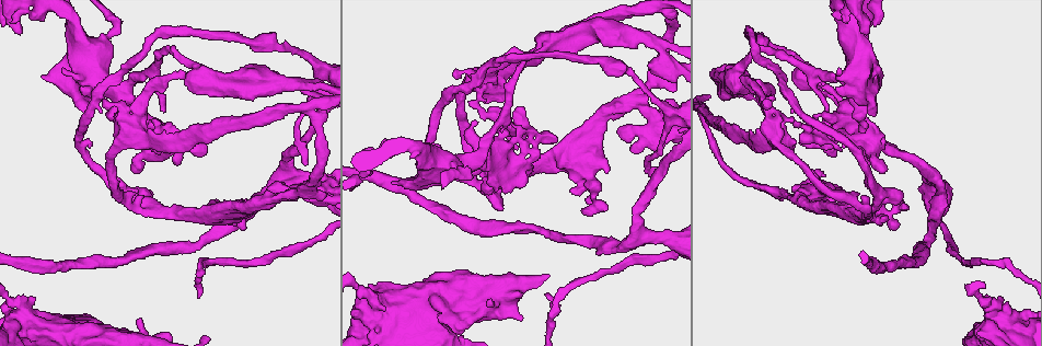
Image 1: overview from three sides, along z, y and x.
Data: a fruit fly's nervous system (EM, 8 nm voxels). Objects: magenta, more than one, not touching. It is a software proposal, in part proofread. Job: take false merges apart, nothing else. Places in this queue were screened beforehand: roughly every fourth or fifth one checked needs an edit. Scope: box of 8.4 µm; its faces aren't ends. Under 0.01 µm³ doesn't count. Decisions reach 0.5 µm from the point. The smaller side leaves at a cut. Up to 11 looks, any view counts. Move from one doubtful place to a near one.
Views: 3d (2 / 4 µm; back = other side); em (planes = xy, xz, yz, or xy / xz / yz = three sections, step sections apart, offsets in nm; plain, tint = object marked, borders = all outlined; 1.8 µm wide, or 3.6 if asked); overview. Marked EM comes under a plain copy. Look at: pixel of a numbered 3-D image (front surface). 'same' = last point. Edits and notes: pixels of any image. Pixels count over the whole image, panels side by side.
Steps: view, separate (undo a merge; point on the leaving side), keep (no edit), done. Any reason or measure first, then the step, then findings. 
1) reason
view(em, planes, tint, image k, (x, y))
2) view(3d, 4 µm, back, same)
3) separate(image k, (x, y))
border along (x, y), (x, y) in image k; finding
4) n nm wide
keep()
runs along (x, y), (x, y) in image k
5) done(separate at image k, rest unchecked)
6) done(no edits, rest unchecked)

looks like a crossing
view(em, 3.6 µm, yz, step 4, tint, image 1, (813, 193))

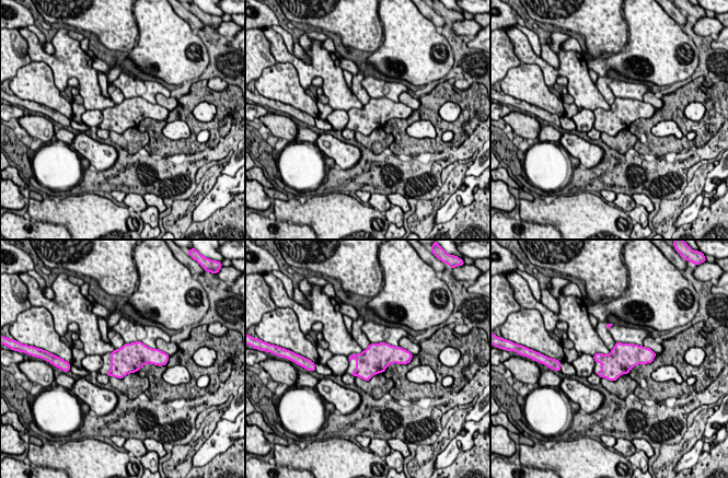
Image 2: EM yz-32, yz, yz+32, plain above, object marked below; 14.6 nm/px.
another direction
view(em, 3.6 µm, planes, tint, same)

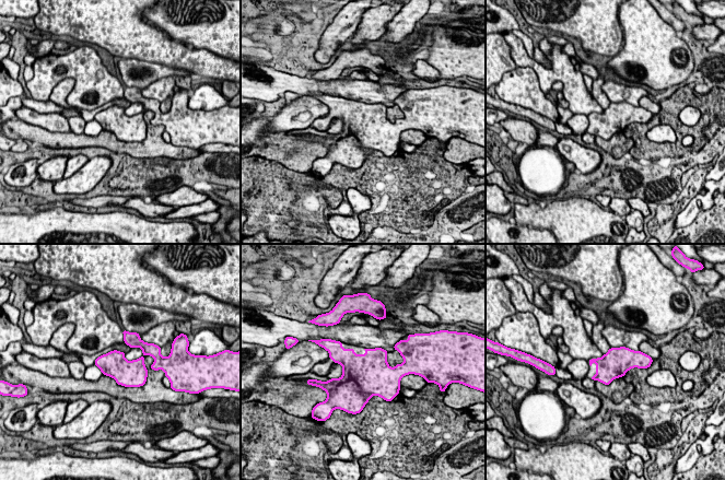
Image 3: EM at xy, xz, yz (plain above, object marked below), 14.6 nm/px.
keep()
one neuron here

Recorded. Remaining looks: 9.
two arms at a narrow angle
view(3d, 2 µm, image 1, (306, 138))

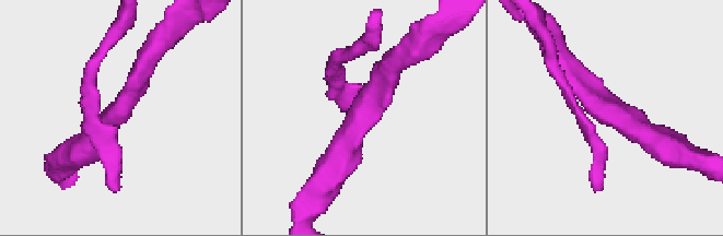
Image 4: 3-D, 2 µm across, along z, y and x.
view(em, xz, step 8, tint, image 4, (619, 117))

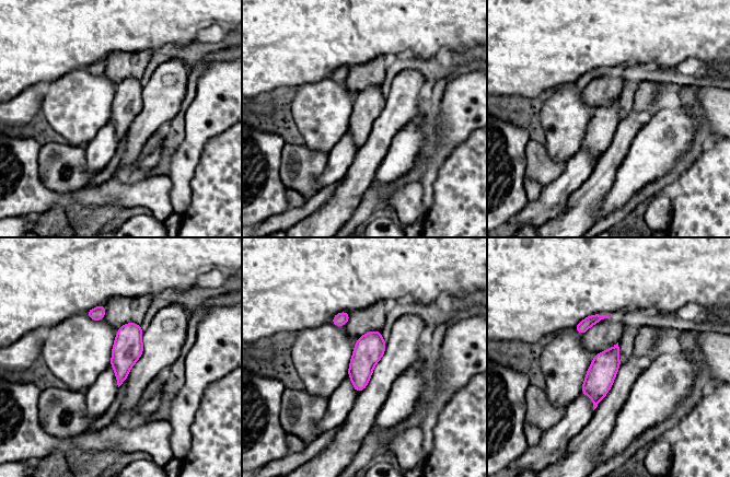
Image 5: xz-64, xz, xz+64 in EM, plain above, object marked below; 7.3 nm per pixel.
cut it another way
view(em, planes, tint, same)

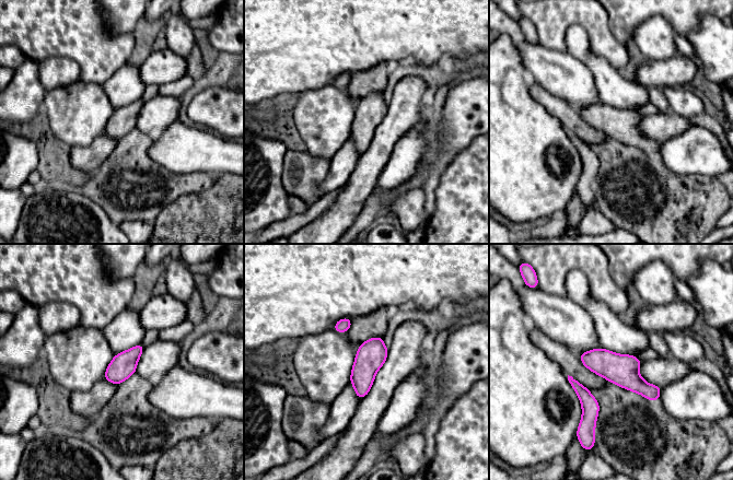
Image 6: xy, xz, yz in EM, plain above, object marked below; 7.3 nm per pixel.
keep()
runs along (583, 356), (619, 369), (655, 397) in image 6; one neuron here

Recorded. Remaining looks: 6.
two arms at a narrow angle
view(3d, 4 µm, image 1, (784, 139))

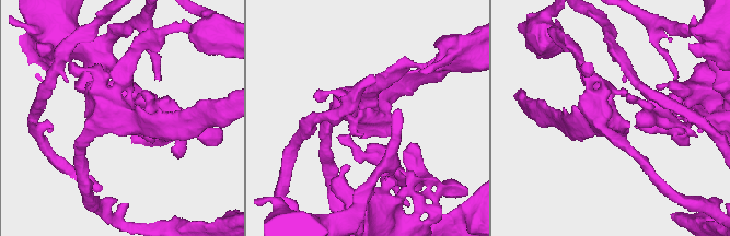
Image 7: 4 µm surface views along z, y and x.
view(em, xz, step 16, tint, image 7, (123, 123))

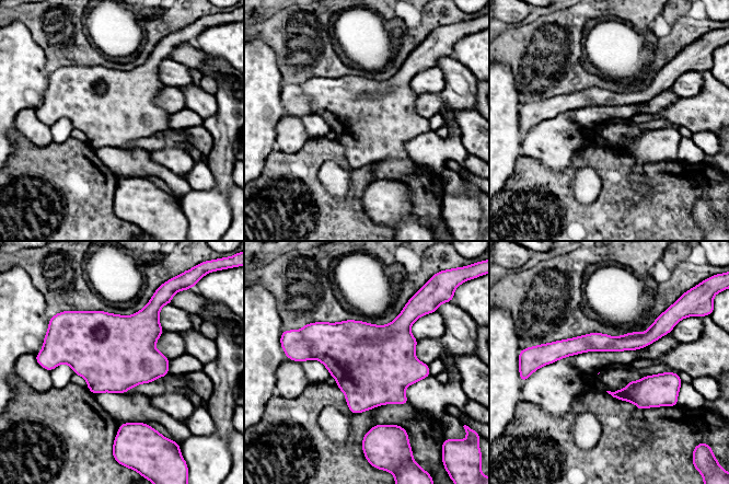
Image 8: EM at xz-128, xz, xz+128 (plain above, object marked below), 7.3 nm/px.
keep()
runs along (666, 331), (560, 348), (548, 360) in image 8; all the same neuron

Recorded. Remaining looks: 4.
three arms meet
view(3d, 2 µm, image 1, (878, 198))

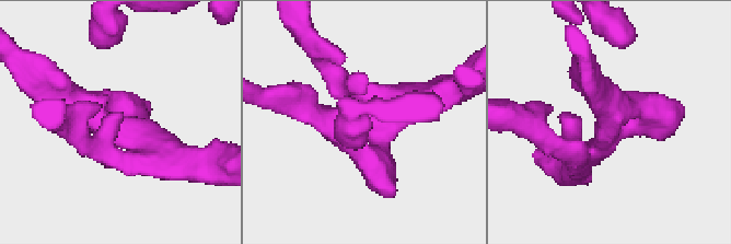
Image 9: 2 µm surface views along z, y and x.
now the EM
view(em, planes, tint, image 9, (605, 125))

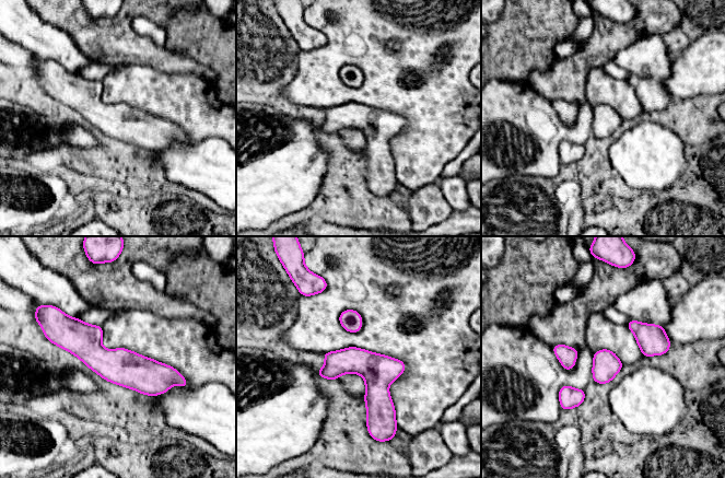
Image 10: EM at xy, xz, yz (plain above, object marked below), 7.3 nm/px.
200 nm wide
keep()
runs along (53, 336), (177, 375) in image 10; all the same neuron

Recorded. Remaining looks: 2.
done(no edits, rest unchecked)

